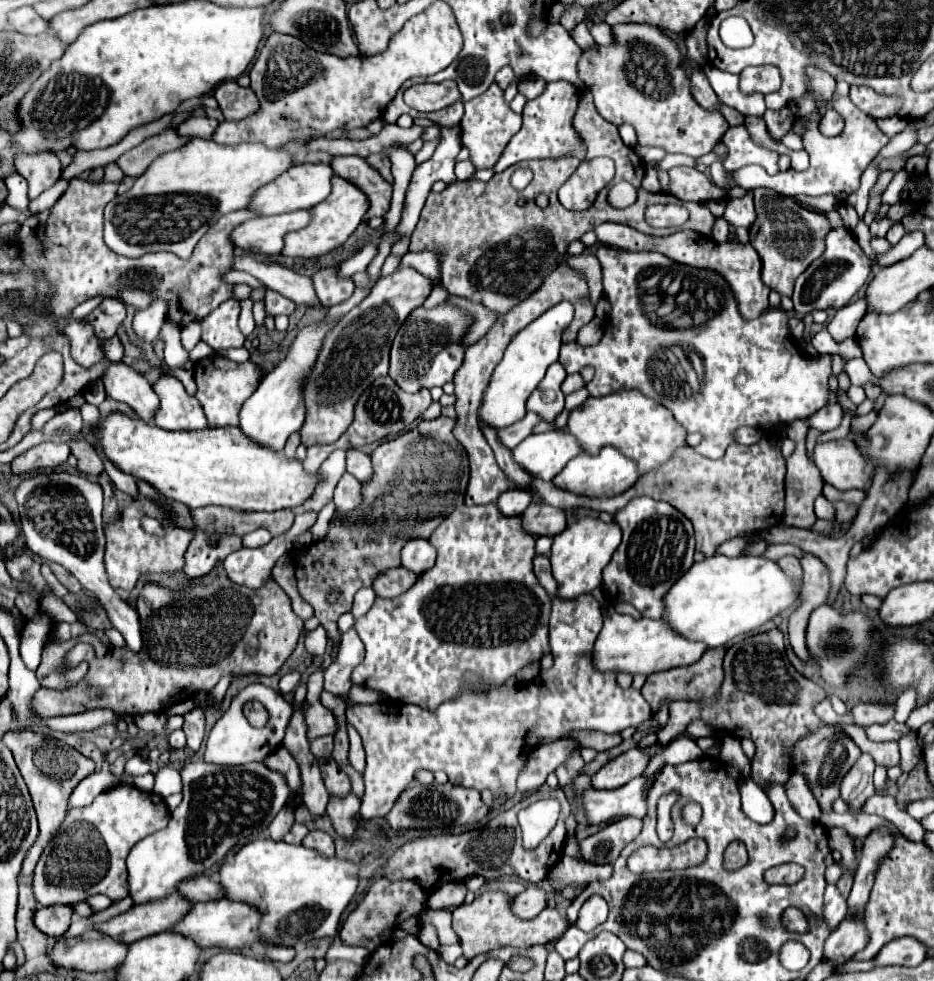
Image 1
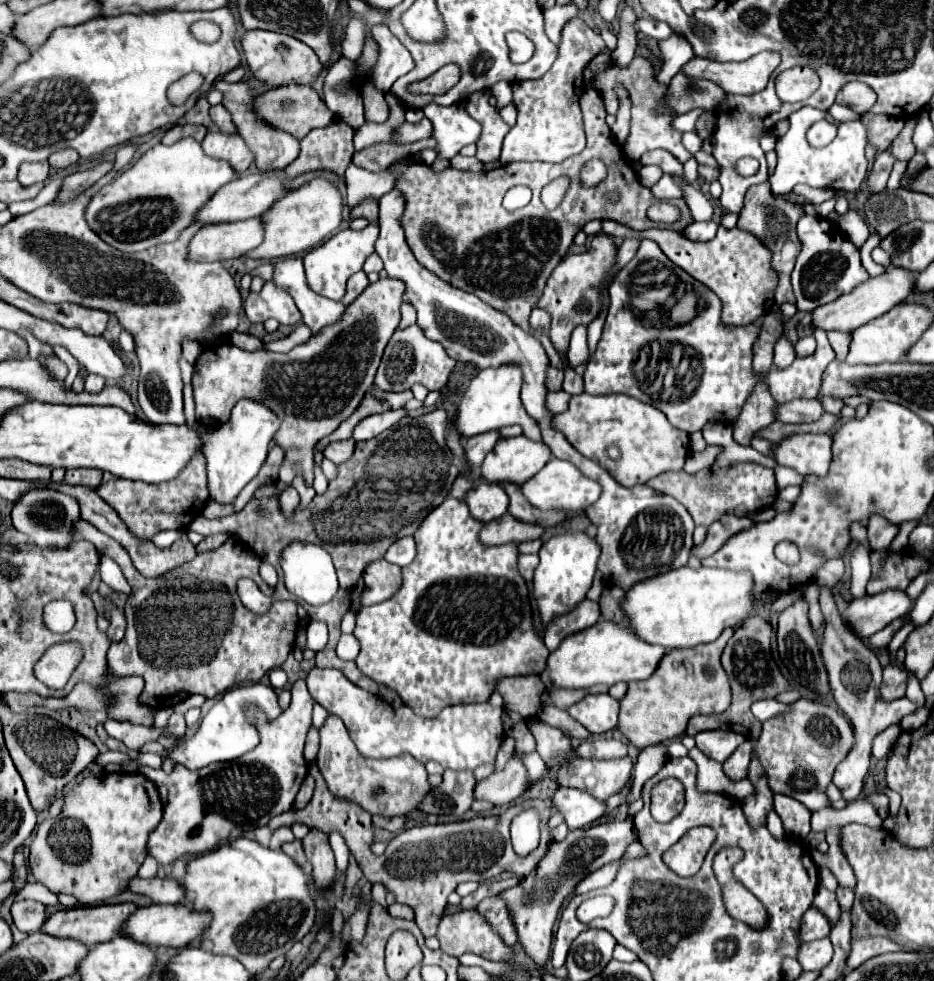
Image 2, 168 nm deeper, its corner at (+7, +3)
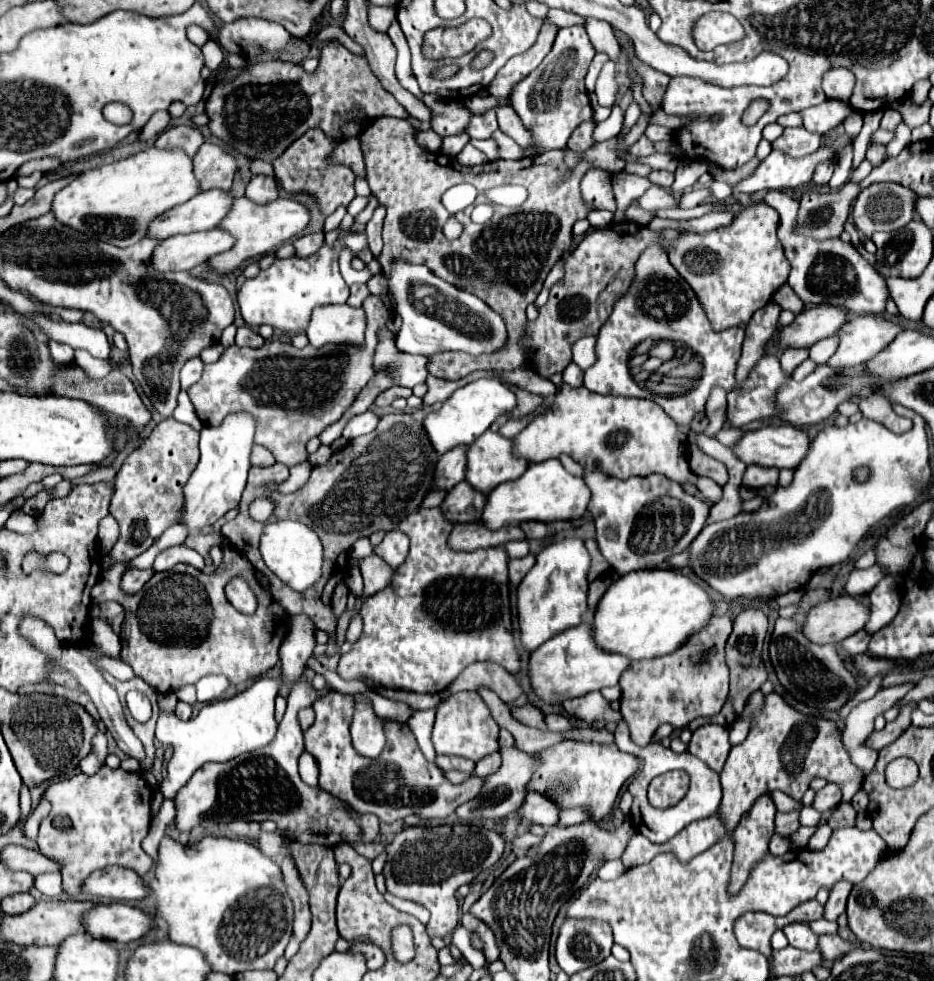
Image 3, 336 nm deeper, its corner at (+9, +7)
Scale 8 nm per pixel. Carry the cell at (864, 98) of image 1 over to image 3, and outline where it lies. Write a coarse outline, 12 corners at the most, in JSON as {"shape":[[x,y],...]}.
{"shape":[[844,67],[824,73],[822,89],[830,99],[848,101],[854,73]]}

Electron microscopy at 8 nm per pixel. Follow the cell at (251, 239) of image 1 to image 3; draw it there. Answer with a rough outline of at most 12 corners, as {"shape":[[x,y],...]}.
{"shape":[[214,227],[174,235],[150,255],[160,271],[190,271],[234,245]]}

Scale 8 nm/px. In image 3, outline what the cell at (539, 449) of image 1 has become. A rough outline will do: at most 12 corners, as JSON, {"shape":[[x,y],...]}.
{"shape":[[486,431],[466,451],[476,491],[514,481],[528,463],[512,441]]}

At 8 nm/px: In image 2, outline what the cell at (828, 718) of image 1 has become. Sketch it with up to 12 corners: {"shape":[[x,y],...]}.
{"shape":[[776,699],[756,701],[752,713],[758,721],[768,721],[790,713],[792,705]]}

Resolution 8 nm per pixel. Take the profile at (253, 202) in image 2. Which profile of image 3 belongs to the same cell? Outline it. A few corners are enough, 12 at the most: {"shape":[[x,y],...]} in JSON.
{"shape":[[198,193],[152,219],[146,237],[212,229],[232,195]]}

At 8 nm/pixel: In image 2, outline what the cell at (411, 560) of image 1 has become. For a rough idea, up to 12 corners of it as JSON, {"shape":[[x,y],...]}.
{"shape":[[414,537],[392,543],[384,559],[406,567],[416,557]]}

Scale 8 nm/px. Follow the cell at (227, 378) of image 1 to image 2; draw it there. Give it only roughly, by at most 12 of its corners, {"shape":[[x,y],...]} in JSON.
{"shape":[[404,281],[370,283],[288,353],[220,343],[194,363],[196,421],[242,397],[314,481],[314,445],[360,405],[400,323]]}

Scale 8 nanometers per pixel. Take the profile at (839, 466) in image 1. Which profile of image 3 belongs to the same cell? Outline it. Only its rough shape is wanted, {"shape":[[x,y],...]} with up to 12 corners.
{"shape":[[784,423],[746,431],[746,465],[794,469],[810,439]]}

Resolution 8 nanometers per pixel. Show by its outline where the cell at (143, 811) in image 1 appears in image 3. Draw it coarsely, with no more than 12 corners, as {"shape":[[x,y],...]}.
{"shape":[[102,767],[44,793],[38,849],[62,887],[118,865],[144,877],[152,789]]}

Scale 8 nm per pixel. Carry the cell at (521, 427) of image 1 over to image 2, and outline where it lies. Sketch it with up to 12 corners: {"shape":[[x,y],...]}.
{"shape":[[498,431],[464,441],[470,467],[480,469],[484,457],[498,443]]}

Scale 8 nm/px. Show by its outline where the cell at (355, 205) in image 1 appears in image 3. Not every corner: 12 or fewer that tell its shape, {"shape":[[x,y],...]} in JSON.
{"shape":[[236,197],[220,229],[236,243],[206,263],[220,277],[296,239],[308,209]]}

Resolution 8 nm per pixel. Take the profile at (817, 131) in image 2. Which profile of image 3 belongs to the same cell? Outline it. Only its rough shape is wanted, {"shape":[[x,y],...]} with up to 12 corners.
{"shape":[[786,127],[772,143],[796,159],[820,147],[820,135]]}

